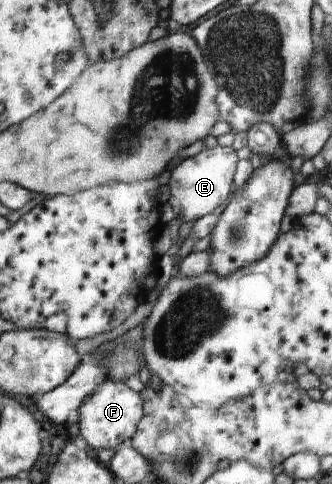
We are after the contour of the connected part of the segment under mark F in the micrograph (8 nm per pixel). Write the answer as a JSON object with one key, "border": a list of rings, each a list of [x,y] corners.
{"border":[[[107,379],[96,386],[95,392],[83,402],[75,415],[79,424],[80,439],[87,447],[97,450],[114,450],[127,438],[135,436],[144,418],[144,399],[123,381]]]}

